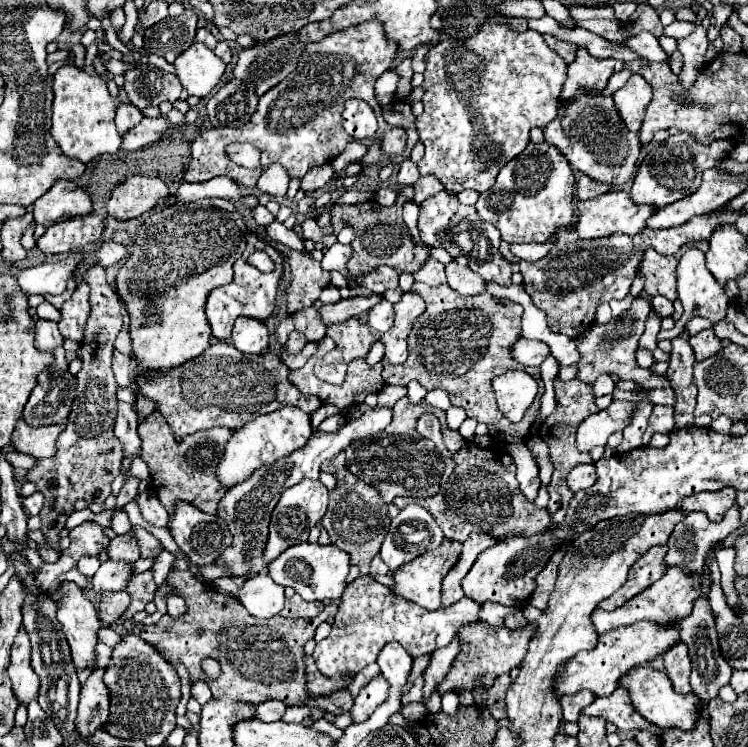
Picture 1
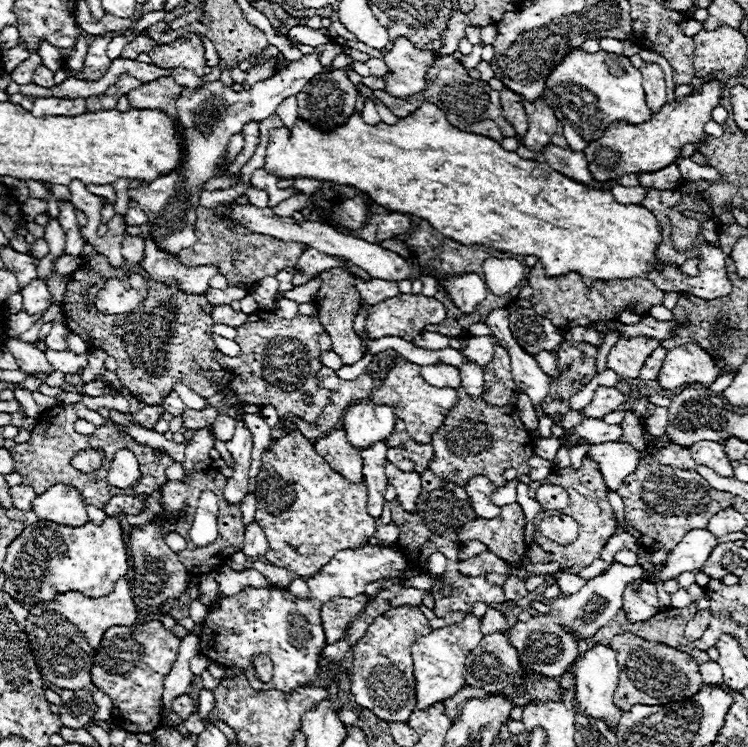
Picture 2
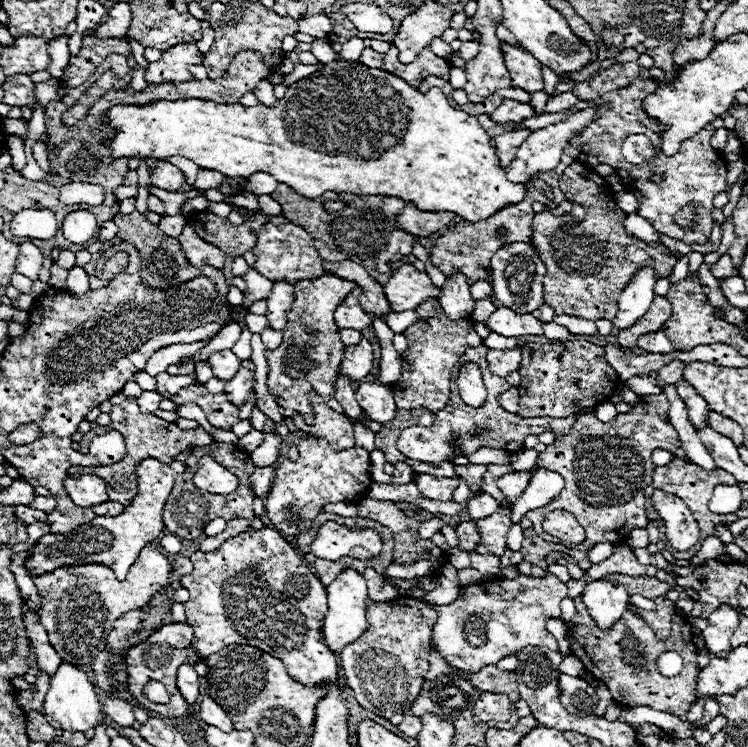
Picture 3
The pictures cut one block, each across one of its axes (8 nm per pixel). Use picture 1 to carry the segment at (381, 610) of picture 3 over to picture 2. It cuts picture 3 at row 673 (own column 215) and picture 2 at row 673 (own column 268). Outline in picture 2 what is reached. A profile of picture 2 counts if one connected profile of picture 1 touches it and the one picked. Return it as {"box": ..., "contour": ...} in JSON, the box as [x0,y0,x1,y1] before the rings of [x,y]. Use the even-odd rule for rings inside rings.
{"box":[352,606,432,722],"contour":[[[418,606],[390,608],[378,616],[366,630],[364,638],[352,648],[352,694],[356,704],[372,710],[380,720],[406,722],[416,708],[414,700],[414,676],[410,644],[418,636],[432,632],[426,616]]]}

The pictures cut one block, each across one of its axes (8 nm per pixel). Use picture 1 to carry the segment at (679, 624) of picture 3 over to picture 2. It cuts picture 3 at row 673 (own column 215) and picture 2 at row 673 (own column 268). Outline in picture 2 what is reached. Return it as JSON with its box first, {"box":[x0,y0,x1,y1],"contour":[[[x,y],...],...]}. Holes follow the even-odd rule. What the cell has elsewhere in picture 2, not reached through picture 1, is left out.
{"box":[610,634,702,710],"contour":[[[618,634],[610,640],[618,662],[618,686],[614,692],[614,702],[620,710],[630,710],[632,704],[668,704],[692,698],[702,688],[702,676],[698,664],[686,652],[676,648],[666,648],[662,644],[650,644],[632,634]]]}

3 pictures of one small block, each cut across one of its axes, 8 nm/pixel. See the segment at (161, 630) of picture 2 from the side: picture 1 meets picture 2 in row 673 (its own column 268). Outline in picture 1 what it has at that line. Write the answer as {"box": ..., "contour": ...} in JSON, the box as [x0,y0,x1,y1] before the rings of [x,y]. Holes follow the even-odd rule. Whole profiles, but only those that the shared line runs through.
{"box":[184,22,408,188],"contour":[[[364,22],[362,26],[352,26],[334,32],[320,42],[308,44],[308,48],[302,52],[298,68],[260,98],[258,110],[244,126],[210,128],[192,142],[192,160],[184,172],[184,182],[206,182],[214,176],[226,176],[236,178],[240,186],[254,188],[260,174],[272,164],[282,164],[290,178],[302,178],[310,168],[332,162],[344,150],[344,146],[354,140],[340,122],[344,102],[350,98],[368,102],[378,118],[378,132],[360,142],[366,146],[380,142],[380,148],[388,158],[402,154],[408,138],[406,130],[390,126],[382,118],[382,110],[374,94],[376,78],[386,72],[396,58],[402,58],[402,54],[386,40],[380,22]],[[232,142],[250,142],[260,148],[260,168],[248,170],[234,164],[226,154],[226,148]]]}

